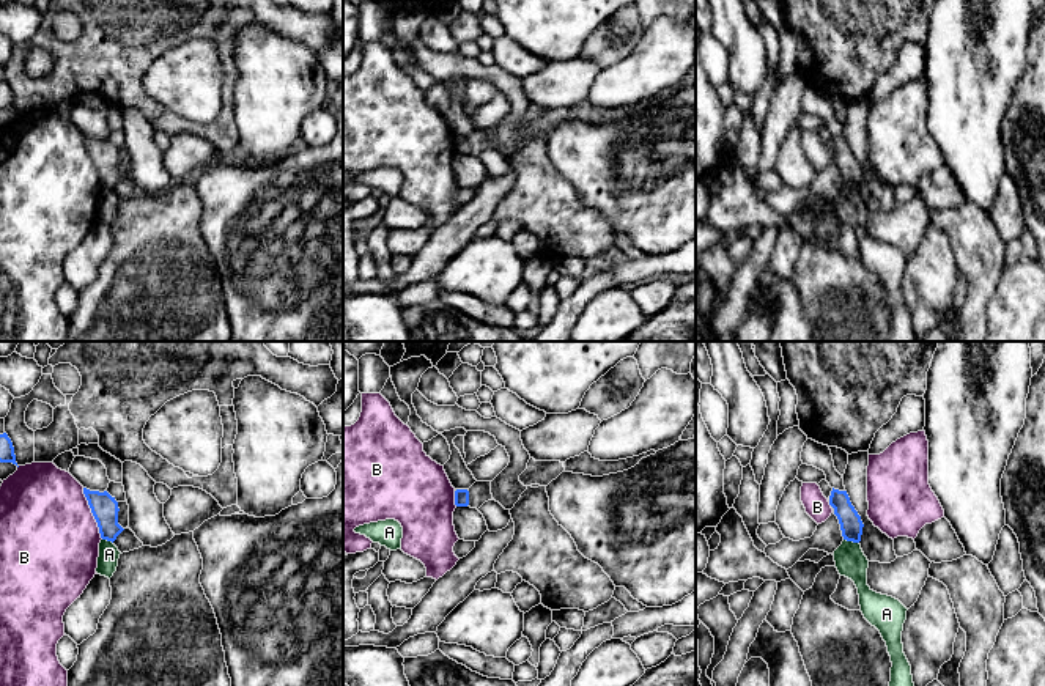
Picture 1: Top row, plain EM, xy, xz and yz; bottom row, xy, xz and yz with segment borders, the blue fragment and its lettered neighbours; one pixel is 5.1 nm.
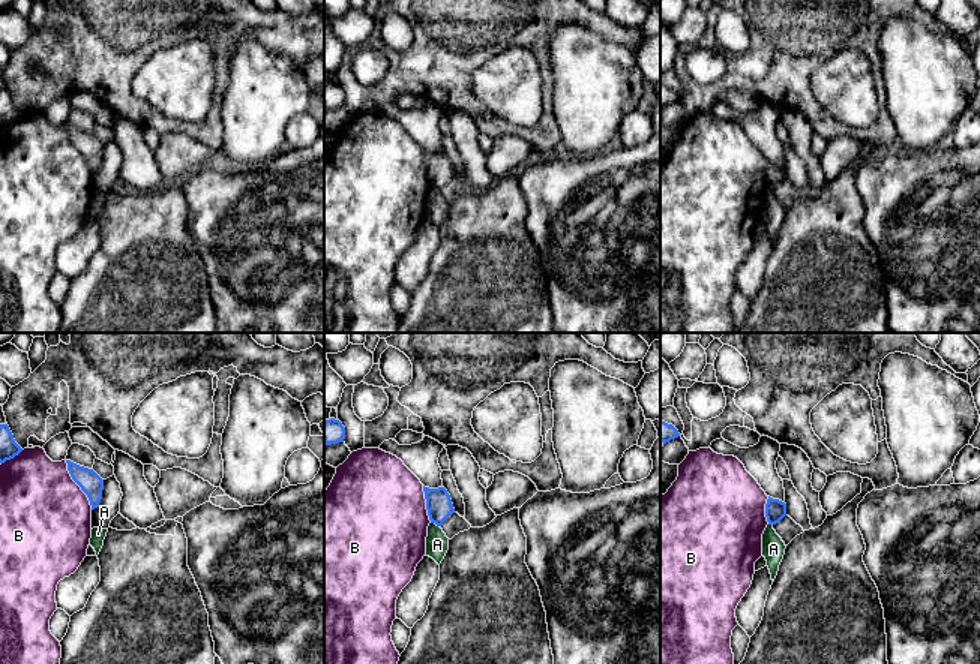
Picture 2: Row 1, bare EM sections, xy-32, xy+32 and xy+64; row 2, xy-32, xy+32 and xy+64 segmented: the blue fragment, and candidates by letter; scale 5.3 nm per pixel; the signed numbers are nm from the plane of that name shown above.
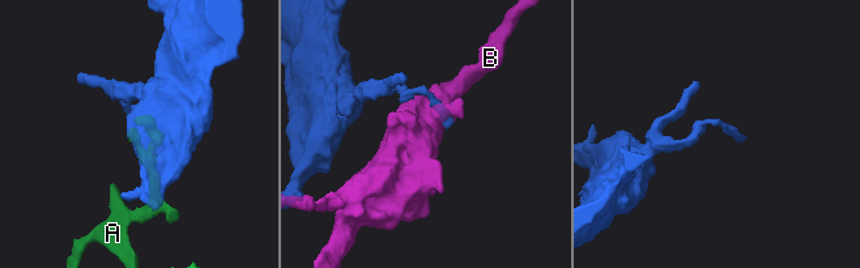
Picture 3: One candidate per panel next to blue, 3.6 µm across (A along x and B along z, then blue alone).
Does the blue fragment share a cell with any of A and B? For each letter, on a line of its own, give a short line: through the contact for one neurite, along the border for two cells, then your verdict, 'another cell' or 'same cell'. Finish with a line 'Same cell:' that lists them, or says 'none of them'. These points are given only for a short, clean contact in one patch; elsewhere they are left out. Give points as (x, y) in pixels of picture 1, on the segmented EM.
A: yz (844, 538), (858, 543) | another cell
B: another cell
Same cell: none of them

